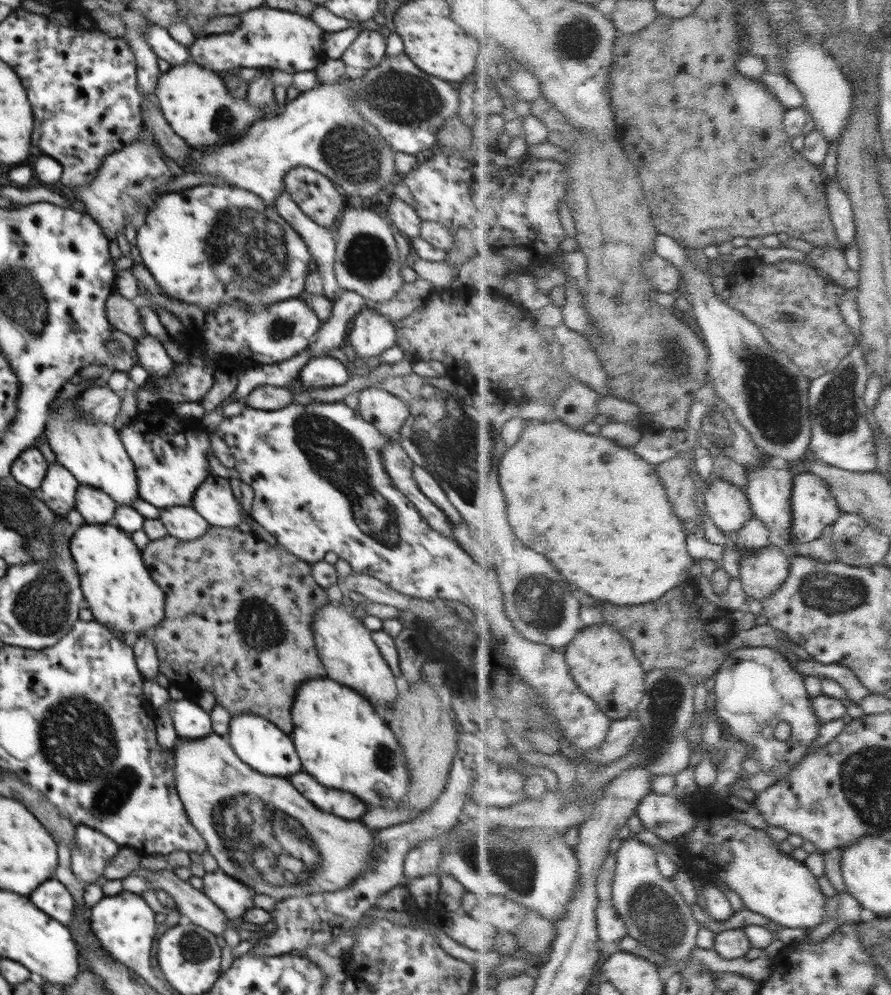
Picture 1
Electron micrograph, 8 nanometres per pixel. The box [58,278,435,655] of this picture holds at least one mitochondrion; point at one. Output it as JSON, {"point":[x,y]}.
{"point":[335,454]}

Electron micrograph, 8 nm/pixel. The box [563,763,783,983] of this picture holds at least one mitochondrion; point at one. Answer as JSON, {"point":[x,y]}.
{"point":[658,915]}

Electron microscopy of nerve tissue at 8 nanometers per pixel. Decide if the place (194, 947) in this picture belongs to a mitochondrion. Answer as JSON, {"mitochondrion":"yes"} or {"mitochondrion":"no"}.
{"mitochondrion":"yes"}

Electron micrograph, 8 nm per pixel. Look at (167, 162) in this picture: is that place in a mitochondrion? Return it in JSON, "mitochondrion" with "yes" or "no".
{"mitochondrion":"no"}

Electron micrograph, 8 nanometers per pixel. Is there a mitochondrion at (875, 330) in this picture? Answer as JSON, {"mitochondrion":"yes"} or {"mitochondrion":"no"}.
{"mitochondrion":"no"}

